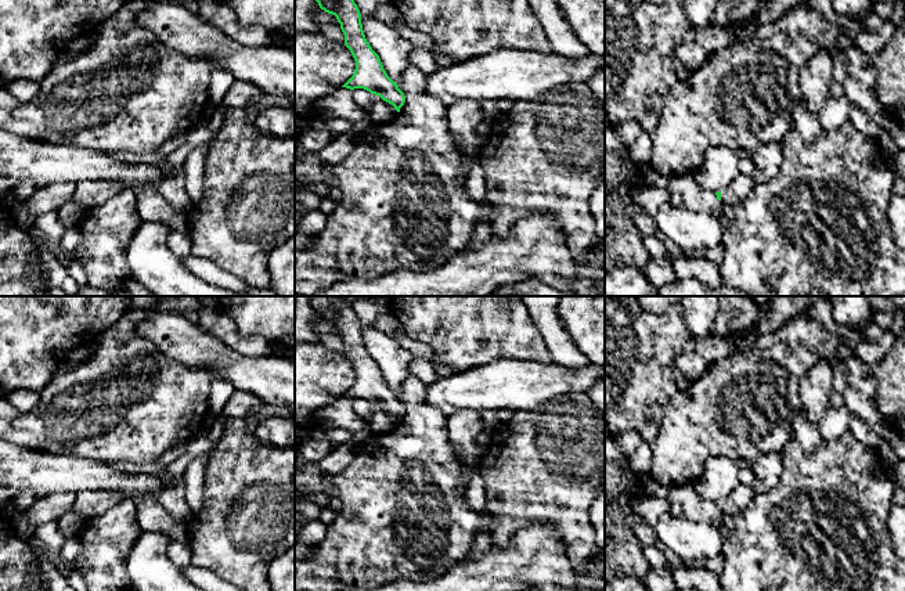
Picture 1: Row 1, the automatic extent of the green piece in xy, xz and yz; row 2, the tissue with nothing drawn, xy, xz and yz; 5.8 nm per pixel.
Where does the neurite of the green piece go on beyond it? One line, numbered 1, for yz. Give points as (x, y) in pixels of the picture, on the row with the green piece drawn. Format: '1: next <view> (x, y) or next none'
1: next yz (735, 191)

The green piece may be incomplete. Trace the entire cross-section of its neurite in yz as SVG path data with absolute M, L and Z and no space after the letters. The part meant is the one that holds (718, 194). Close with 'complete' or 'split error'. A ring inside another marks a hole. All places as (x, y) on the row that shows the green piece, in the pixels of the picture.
M739 174L722 191L715 192L715 195L718 201L722 201L726 205L738 205L754 185L756 184L750 176Z; split error

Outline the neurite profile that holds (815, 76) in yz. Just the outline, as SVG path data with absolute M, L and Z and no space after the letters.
M818 50L798 69L798 87L804 105L819 113L828 101L830 83L833 82L833 55L826 50Z

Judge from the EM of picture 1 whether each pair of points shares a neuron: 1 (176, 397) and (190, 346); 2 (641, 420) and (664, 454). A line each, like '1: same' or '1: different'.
1: different
2: different

